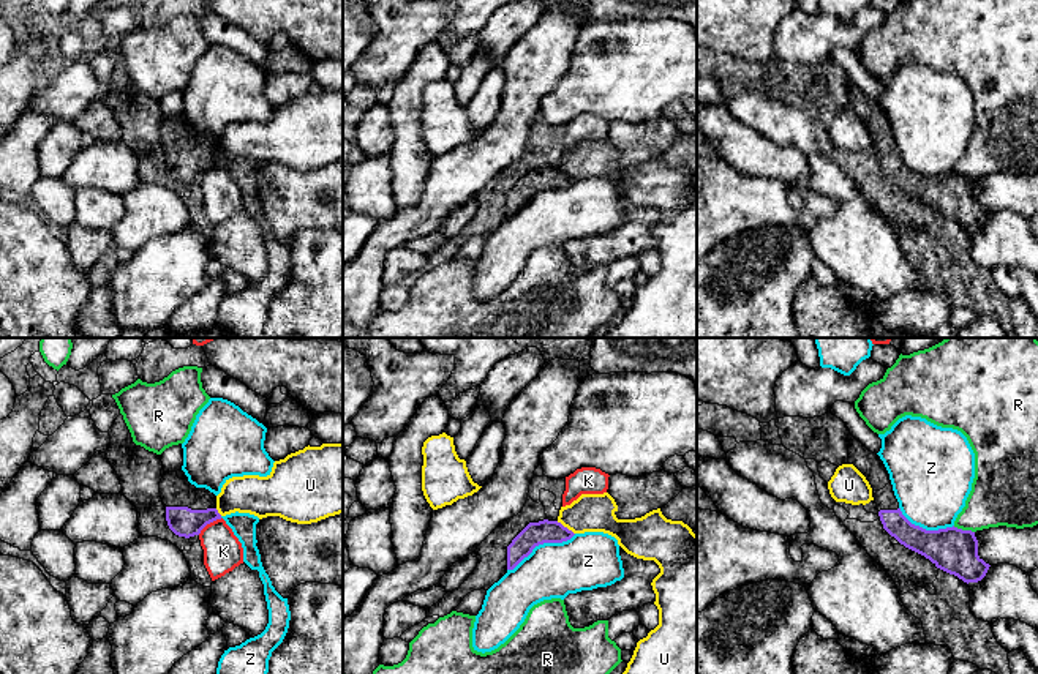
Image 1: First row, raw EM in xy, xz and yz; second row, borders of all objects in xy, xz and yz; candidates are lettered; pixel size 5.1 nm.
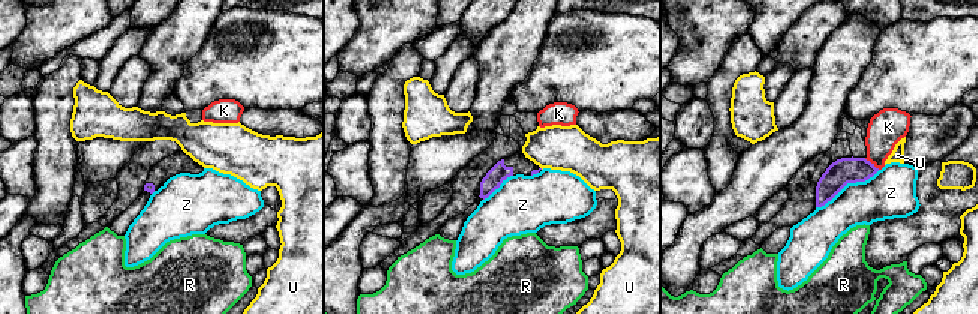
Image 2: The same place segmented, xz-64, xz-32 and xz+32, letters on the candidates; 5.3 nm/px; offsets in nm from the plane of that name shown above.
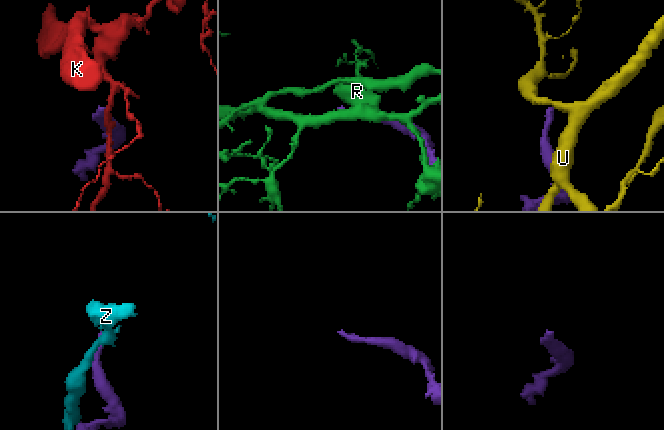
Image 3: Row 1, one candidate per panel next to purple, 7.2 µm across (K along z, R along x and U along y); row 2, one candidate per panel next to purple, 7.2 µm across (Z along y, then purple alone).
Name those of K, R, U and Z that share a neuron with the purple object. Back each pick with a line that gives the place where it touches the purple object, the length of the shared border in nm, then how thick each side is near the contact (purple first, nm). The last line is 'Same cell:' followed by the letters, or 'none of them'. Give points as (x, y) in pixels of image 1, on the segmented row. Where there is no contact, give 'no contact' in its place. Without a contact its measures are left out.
Same cell: none of them

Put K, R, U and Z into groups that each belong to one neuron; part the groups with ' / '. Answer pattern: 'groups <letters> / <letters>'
groups K / R / U / Z

